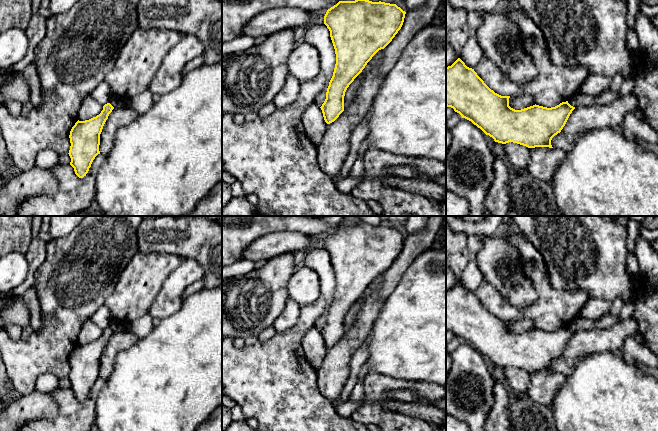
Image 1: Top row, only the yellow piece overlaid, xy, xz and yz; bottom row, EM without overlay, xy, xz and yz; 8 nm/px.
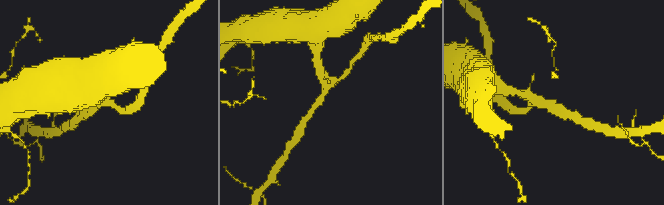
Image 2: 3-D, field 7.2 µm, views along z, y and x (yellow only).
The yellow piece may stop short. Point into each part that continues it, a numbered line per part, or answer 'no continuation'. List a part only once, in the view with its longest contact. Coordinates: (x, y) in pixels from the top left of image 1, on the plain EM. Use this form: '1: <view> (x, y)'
no continuation

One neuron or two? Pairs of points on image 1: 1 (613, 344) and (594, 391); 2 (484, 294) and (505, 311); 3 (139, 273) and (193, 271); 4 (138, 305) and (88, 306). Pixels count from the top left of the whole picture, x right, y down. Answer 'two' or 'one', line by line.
1: two
2: one
3: two
4: two

